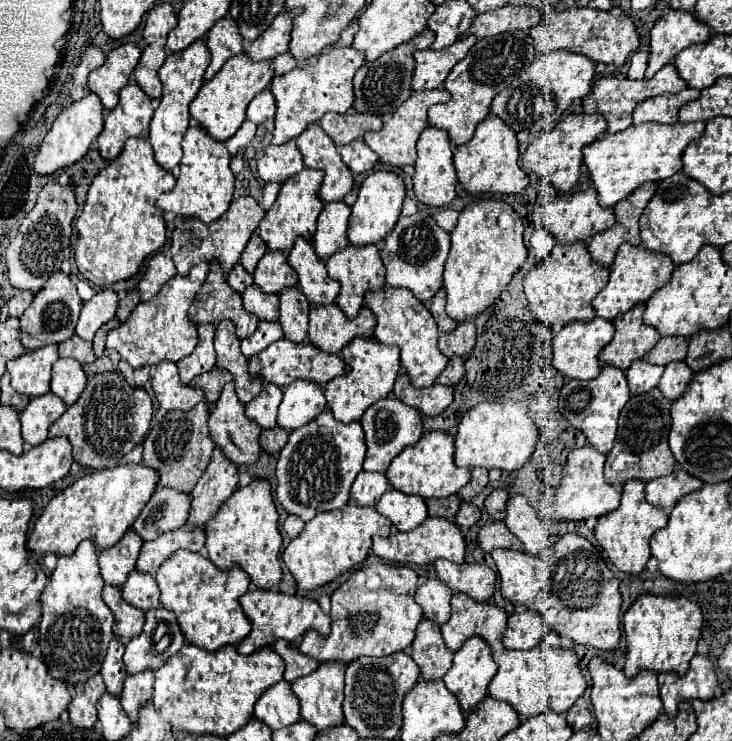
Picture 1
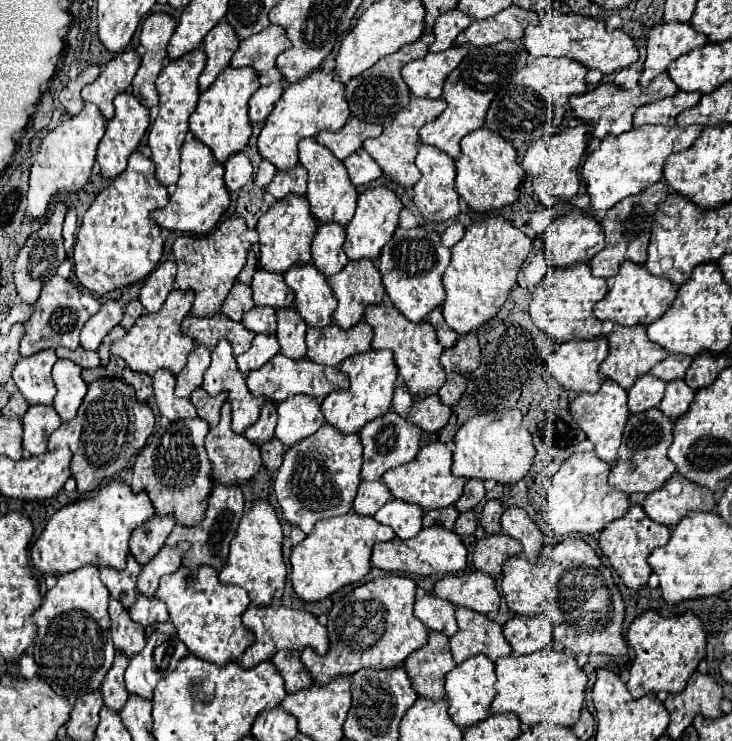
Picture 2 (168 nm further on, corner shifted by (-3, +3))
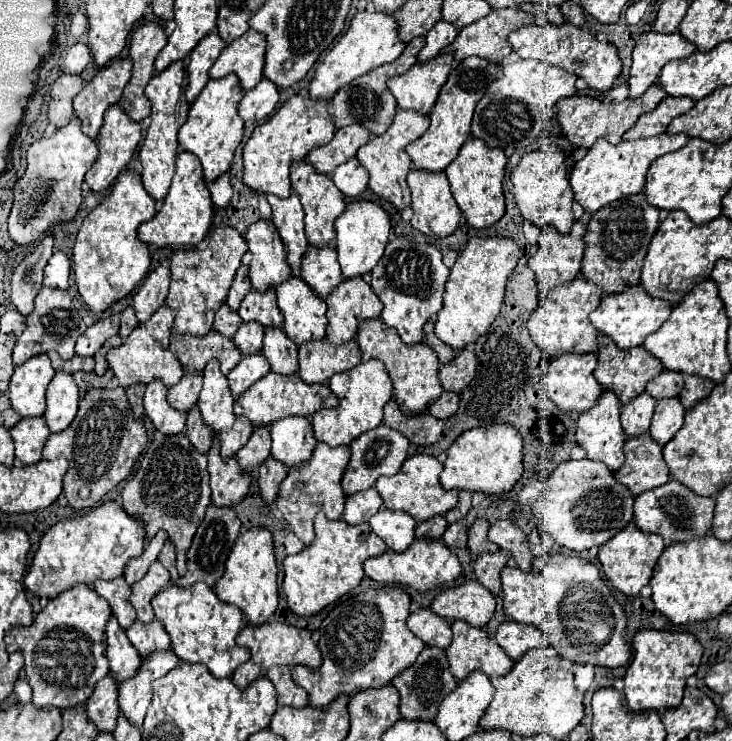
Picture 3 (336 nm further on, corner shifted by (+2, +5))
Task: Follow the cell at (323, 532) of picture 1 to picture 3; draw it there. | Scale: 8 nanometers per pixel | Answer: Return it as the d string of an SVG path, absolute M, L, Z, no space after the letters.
M316 515L314 529L316 539L312 545L284 559L282 589L286 593L290 611L300 617L310 617L352 591L364 577L364 561L386 551L386 545L378 535L374 535L374 531L370 531L368 523L348 525L346 521L328 521L324 515Z

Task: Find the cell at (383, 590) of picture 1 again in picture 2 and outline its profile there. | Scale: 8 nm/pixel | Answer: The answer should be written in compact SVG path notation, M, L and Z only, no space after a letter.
M389 573L355 587L329 613L329 651L325 655L307 647L301 651L303 665L311 671L313 681L323 685L335 675L353 675L361 667L391 669L401 665L409 653L423 647L427 641L427 627L413 615L415 581L407 575Z

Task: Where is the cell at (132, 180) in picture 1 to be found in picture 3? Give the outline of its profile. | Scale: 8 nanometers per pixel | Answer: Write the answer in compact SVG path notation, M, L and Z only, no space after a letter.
M124 171L102 203L96 205L82 221L72 261L78 293L90 311L106 311L114 301L124 299L132 289L136 289L148 275L150 253L148 247L136 239L136 231L144 221L150 221L156 215L154 205L154 199L140 183L140 175Z

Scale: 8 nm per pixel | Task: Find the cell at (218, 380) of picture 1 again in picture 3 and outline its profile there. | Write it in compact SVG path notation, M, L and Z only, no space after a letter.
M194 407L188 415L186 421L186 437L190 439L190 443L204 455L208 455L210 447L212 447L212 431L204 425L198 407Z

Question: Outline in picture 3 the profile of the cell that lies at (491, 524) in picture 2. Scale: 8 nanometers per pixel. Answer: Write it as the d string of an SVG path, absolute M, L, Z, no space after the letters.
M476 519L474 525L468 531L468 549L470 549L472 555L500 551L492 541L488 541L486 533L488 533L488 521L486 519Z

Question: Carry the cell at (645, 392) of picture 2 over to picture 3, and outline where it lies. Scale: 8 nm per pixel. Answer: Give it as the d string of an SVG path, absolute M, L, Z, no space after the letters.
M642 393L622 407L620 419L622 419L622 429L626 437L638 437L648 431L654 405L656 405L656 399L652 399L648 393Z

